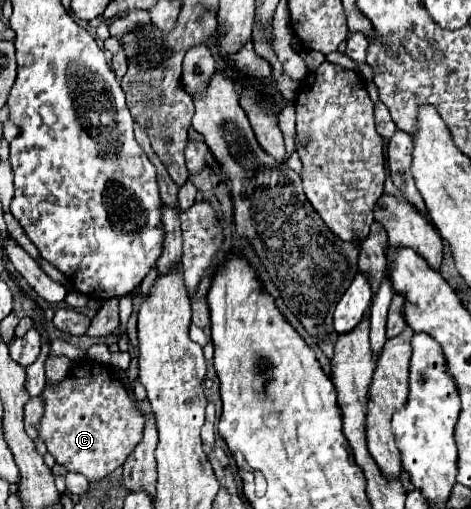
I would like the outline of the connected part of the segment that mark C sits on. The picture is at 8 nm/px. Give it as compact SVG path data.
M91 359L79 361L77 365L73 365L69 369L69 375L65 377L65 381L61 385L45 387L41 397L45 399L45 413L39 423L39 435L45 439L47 451L67 471L81 473L89 481L103 479L105 475L115 471L119 465L123 465L127 455L141 441L141 429L145 423L143 415L137 411L133 397L123 387L123 383L113 375L113 371L109 367L105 367L101 363L95 363Z

